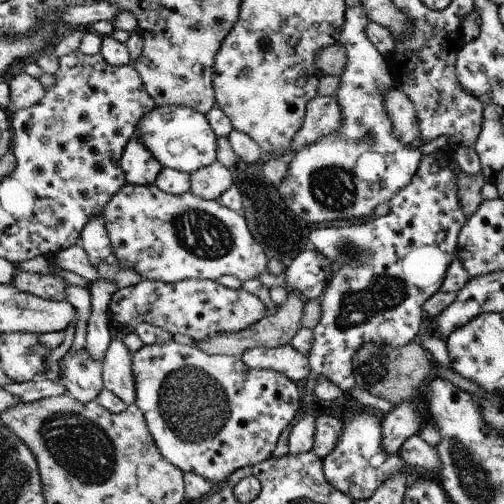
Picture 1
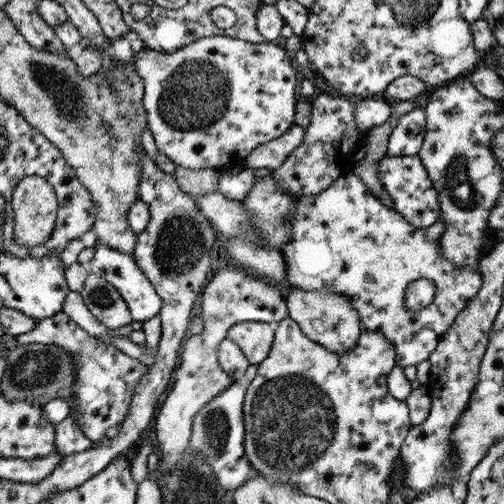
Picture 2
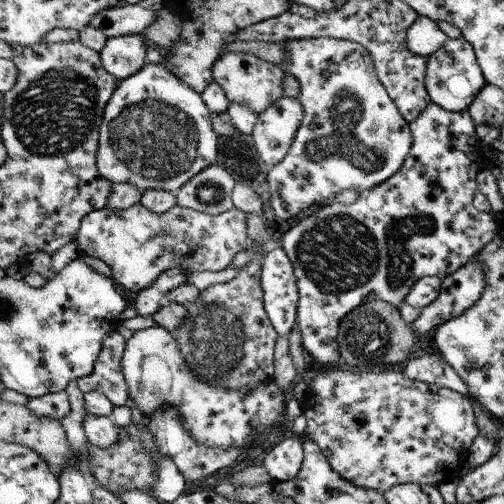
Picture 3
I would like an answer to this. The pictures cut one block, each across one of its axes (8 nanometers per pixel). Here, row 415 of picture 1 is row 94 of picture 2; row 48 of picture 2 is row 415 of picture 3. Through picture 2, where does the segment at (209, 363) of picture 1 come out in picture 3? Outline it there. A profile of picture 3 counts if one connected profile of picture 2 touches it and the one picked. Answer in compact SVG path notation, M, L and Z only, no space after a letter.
M159 326L135 332L127 340L127 350L123 354L123 376L129 386L129 402L133 402L143 418L163 408L175 408L179 416L183 416L183 426L187 432L211 450L243 450L253 444L263 428L279 424L285 416L285 392L271 380L259 384L255 390L217 388L195 376L191 366L187 366L173 332Z

